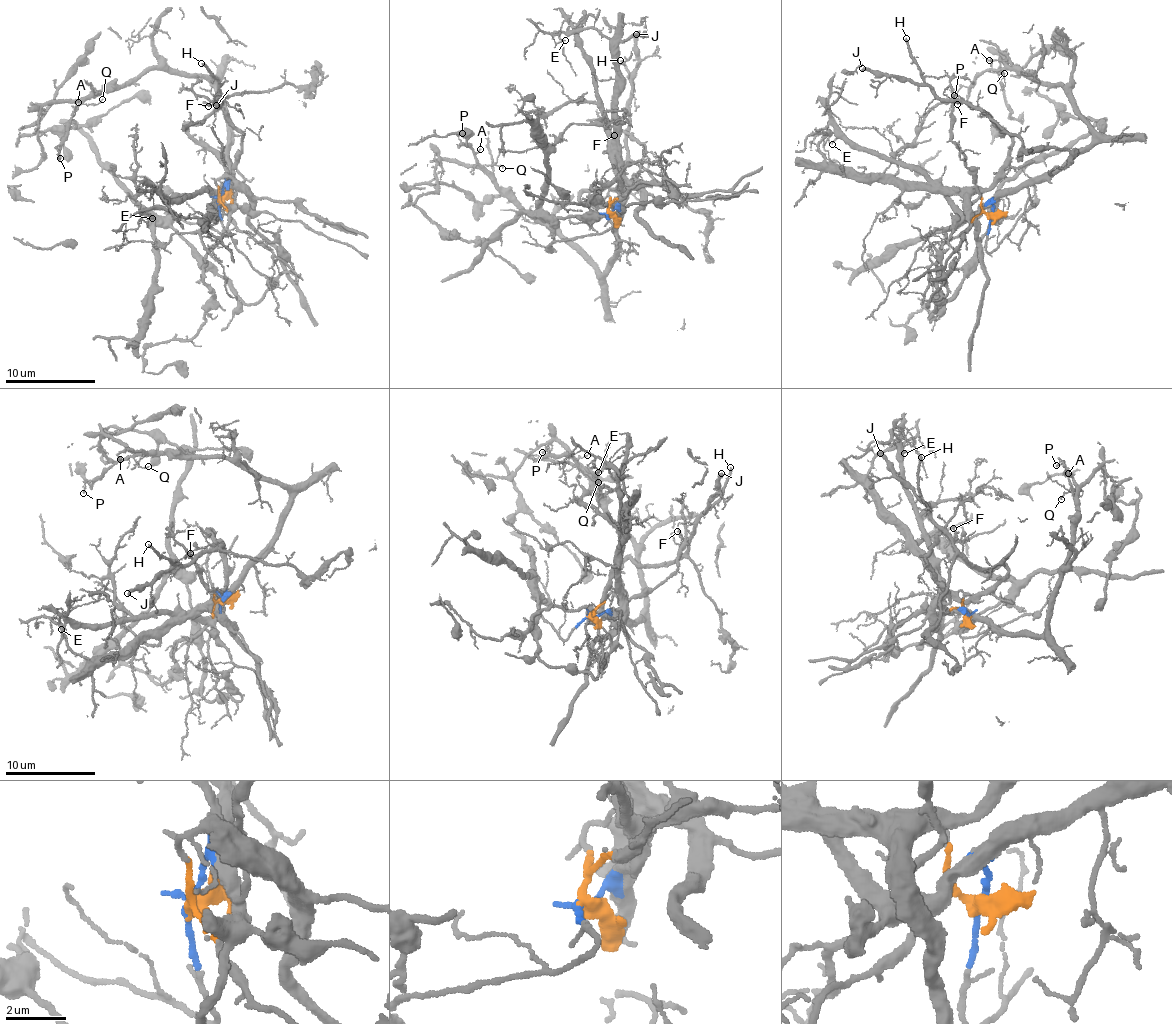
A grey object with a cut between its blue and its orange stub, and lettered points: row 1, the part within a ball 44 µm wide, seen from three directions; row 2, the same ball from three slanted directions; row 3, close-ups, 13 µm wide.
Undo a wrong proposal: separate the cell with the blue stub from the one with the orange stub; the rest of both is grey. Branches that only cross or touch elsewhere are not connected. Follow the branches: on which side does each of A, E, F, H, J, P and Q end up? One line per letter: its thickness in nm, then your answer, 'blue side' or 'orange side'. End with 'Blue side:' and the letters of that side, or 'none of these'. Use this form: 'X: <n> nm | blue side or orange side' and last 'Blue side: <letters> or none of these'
A: 100 nm | blue side
E: 110 nm | orange side
F: 120 nm | orange side
H: 190 nm | orange side
J: 280 nm | orange side
P: 130 nm | blue side
Q: 100 nm | blue side
Blue side: A, P, Q

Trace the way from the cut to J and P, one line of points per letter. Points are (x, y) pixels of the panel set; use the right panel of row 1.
J: (991, 214), (980, 190), (1005, 167), (1010, 136), (991, 117), (943, 101), (927, 86), (862, 68)
P: (991, 214), (1001, 193), (1058, 173), (1092, 134), (1068, 88), (1006, 67), (989, 69), (954, 95)

